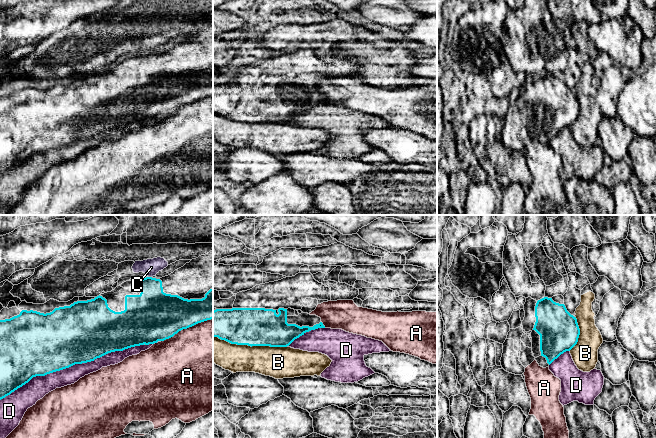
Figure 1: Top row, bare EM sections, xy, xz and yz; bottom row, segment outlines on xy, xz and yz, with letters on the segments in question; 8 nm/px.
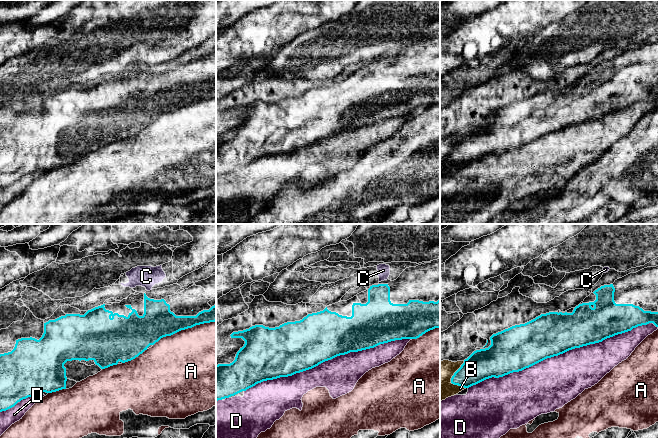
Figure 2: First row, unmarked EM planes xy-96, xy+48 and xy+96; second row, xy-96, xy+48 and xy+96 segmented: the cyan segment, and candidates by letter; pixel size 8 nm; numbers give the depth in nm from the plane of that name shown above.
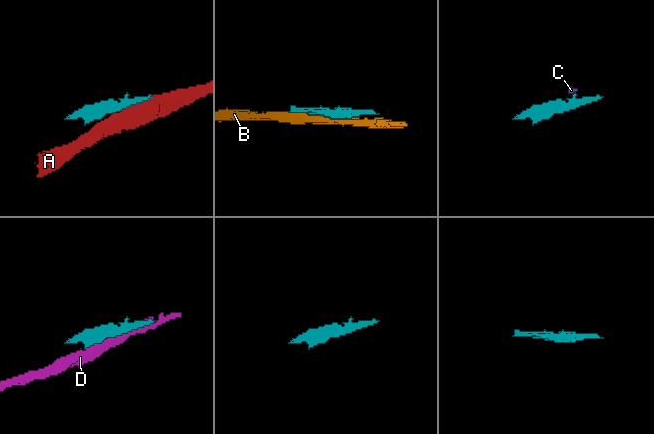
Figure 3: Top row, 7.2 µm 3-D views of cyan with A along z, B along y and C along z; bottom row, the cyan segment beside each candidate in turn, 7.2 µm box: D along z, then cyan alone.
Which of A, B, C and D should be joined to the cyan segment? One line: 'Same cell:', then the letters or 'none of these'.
Same cell: none of these

